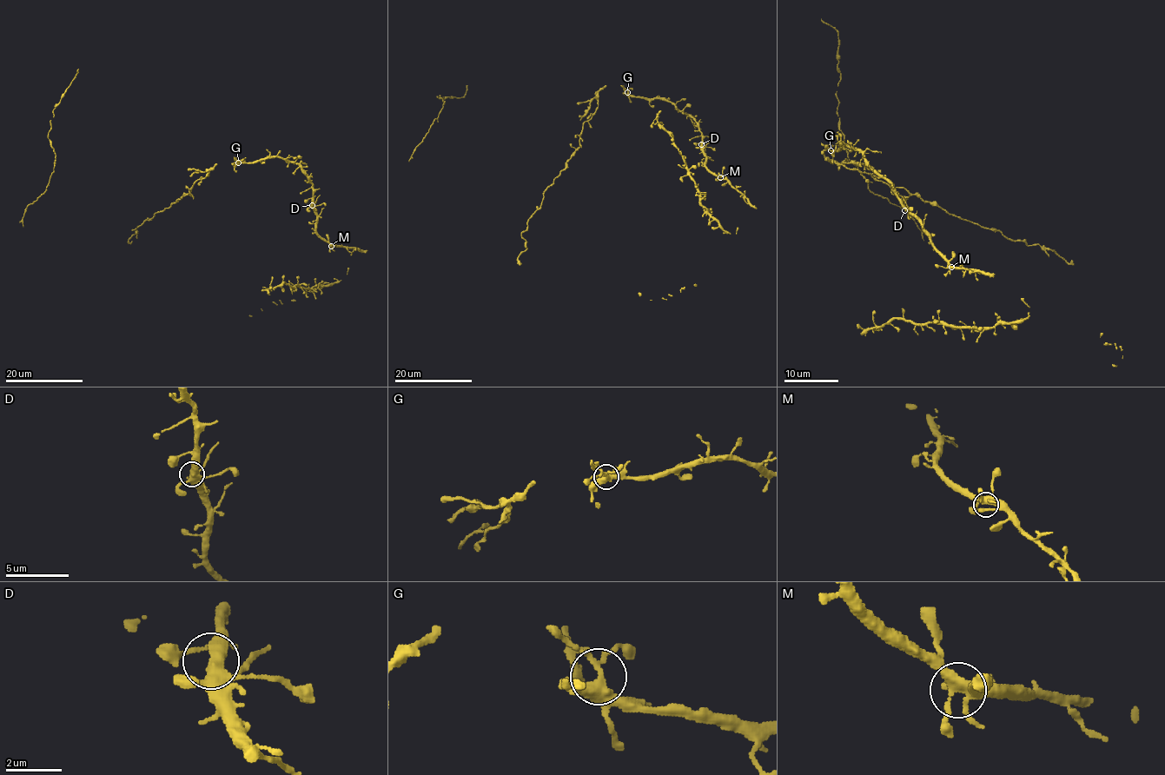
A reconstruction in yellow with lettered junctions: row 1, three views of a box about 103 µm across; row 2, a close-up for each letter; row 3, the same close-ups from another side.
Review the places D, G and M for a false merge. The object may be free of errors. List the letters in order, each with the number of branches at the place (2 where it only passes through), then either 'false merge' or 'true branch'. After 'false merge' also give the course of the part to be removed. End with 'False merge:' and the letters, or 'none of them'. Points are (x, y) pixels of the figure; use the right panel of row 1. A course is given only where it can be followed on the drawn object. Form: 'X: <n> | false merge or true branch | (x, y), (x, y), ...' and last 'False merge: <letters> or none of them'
D: 5 | true branch
G: 6 | false merge
M: 5 | true branch
False merge: G

